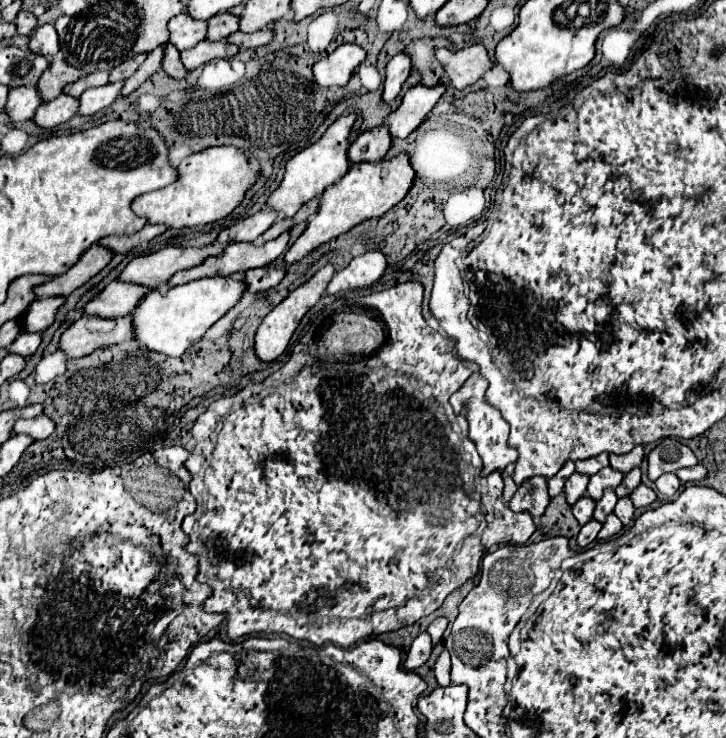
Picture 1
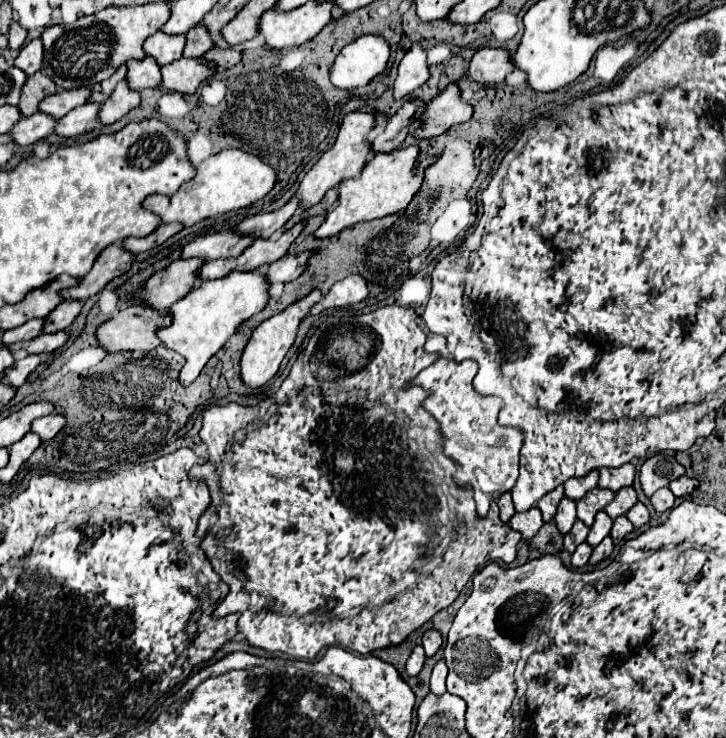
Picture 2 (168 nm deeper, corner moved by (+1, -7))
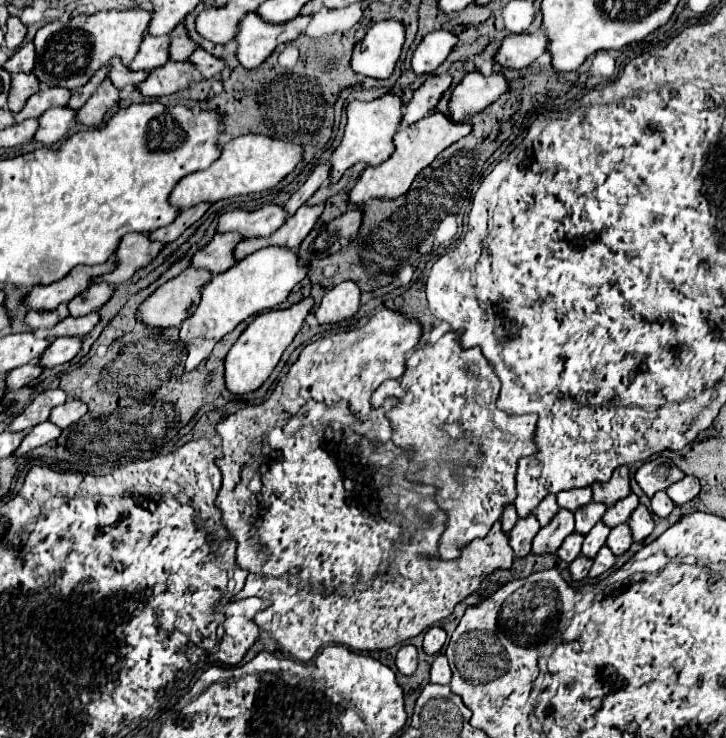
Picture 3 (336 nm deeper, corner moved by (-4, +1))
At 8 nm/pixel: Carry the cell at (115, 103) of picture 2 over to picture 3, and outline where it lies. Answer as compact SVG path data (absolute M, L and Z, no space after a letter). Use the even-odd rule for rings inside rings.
M106 78L98 86L98 90L94 92L94 96L78 110L78 122L86 124L86 126L100 126L104 122L104 114L116 102L120 102L120 90L112 88L112 82Z

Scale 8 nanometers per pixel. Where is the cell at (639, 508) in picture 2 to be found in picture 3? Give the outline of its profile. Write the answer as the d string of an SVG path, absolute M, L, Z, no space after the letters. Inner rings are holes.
M640 504L640 506L632 512L628 524L630 524L630 528L632 528L632 538L634 538L636 542L644 540L644 538L652 532L652 528L654 528L652 514L650 514L650 510L648 510L644 504Z

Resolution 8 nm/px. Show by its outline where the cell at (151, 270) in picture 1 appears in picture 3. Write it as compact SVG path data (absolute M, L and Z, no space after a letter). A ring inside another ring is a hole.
M266 204L258 210L232 210L218 218L218 232L240 232L242 238L268 236L278 230L286 220L282 206Z

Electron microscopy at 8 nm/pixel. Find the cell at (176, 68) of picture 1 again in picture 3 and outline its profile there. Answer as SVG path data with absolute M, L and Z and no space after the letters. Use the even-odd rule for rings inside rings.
M120 58L110 60L110 80L118 90L122 90L126 84L140 84L144 78L148 78L148 72L132 72L128 66L122 64Z

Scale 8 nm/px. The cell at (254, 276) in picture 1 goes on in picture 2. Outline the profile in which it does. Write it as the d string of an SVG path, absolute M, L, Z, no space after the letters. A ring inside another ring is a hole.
M311 250L299 252L299 254L287 254L281 260L273 262L269 268L269 282L291 282L295 278L301 276L301 272L307 268L309 258L311 258Z

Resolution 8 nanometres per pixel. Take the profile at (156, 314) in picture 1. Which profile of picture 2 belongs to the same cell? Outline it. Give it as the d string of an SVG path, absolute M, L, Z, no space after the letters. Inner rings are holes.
M257 268L249 272L231 272L219 280L201 280L195 290L191 290L185 298L175 302L169 308L173 322L169 328L159 328L159 338L167 344L169 350L175 350L185 358L185 366L180 371L178 380L183 386L189 386L211 356L229 340L235 328L261 312L269 300L269 280L267 270Z

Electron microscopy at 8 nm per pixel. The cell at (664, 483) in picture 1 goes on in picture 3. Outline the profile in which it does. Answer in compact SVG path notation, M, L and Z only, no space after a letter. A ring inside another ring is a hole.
M656 492L656 496L652 496L652 506L650 508L652 508L652 512L656 516L666 518L672 512L674 504L672 504L672 500L668 500L668 494L666 492Z

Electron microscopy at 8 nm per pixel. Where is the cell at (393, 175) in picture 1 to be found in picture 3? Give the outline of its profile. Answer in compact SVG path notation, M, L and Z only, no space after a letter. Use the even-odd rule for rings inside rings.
M434 112L422 120L418 120L416 124L408 126L408 128L400 128L394 136L394 152L390 154L388 160L384 160L382 164L374 166L374 168L366 168L358 182L354 184L354 188L350 190L350 204L360 206L366 204L368 200L374 198L388 198L394 200L396 196L404 196L404 192L410 190L414 178L428 166L432 164L432 160L450 144L454 144L456 140L464 138L466 134L470 134L472 124L470 122L452 122L448 116Z

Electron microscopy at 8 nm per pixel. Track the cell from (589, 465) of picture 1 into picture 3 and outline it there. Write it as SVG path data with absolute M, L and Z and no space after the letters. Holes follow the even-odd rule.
M572 488L572 492L558 492L558 504L568 510L576 510L592 500L592 488Z

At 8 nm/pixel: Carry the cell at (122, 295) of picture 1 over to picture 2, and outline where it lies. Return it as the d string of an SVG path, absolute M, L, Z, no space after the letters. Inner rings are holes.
M203 258L175 260L169 268L157 272L147 280L145 288L141 290L141 300L147 300L151 308L159 310L171 308L177 300L181 300L195 288L203 264L205 264Z

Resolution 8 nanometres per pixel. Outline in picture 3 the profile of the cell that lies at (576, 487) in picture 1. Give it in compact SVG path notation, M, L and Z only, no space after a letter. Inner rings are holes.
M560 508L558 514L536 534L532 550L536 554L552 554L560 548L570 532L574 532L574 512L568 508Z

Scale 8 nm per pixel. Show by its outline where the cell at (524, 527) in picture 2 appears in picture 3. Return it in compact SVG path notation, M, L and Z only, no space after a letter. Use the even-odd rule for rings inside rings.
M534 514L528 518L520 518L516 522L516 526L510 532L510 546L516 556L526 556L530 552L532 540L538 534L538 530L540 530L540 524Z

